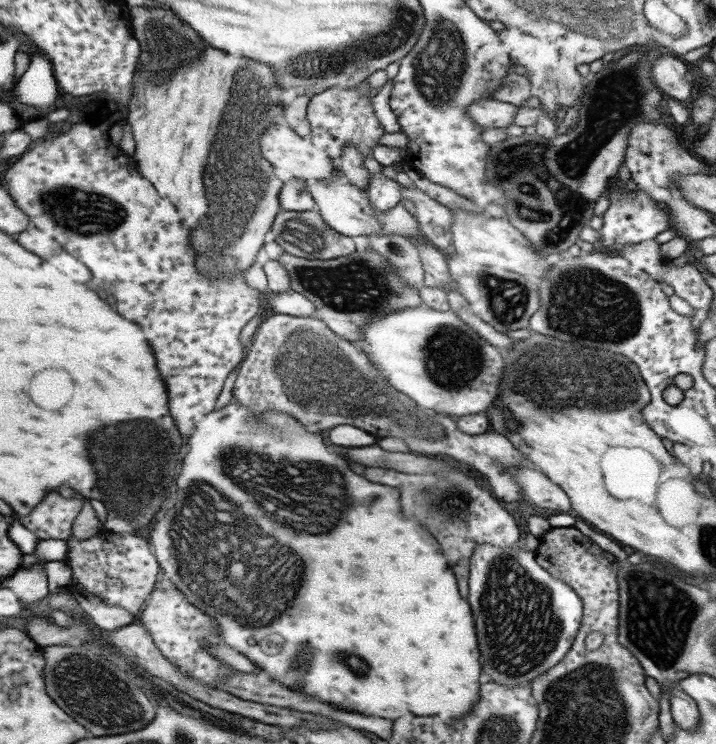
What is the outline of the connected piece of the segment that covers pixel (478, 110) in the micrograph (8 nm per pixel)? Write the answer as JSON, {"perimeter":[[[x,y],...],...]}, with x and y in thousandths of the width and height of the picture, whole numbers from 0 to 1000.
{"perimeter":[[[690,132],[670,133],[652,142],[652,155],[675,173],[707,172],[716,167],[725,145]]]}

